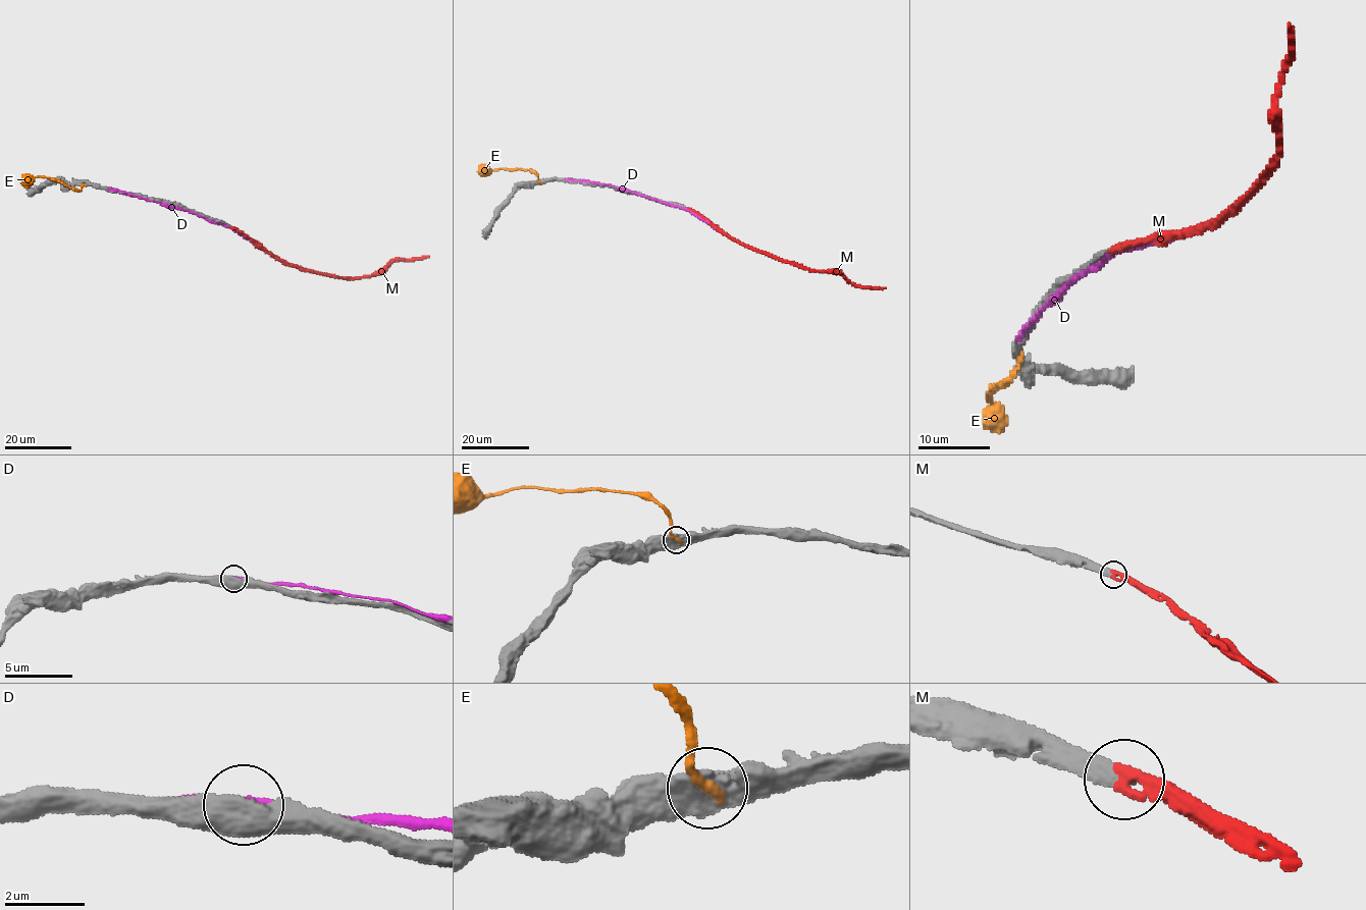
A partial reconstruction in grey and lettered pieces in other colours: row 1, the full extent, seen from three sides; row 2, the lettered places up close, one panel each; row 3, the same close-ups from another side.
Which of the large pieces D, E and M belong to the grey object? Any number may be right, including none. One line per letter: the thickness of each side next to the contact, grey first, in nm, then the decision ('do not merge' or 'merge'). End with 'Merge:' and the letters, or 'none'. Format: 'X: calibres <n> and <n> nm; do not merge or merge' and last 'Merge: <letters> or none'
D: calibres 600 and 260 nm; do not merge
E: calibres 850 and 280 nm; do not merge
M: calibres 420 and 440 nm; merge
Merge: M

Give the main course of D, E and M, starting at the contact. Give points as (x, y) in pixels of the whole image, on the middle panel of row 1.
D: (570, 179), (611, 184), (687, 209), (715, 227)
E: (539, 181), (535, 173), (530, 170), (478, 171)
M: (688, 209), (739, 242), (778, 259), (813, 270), (833, 271), (864, 287), (885, 288)

